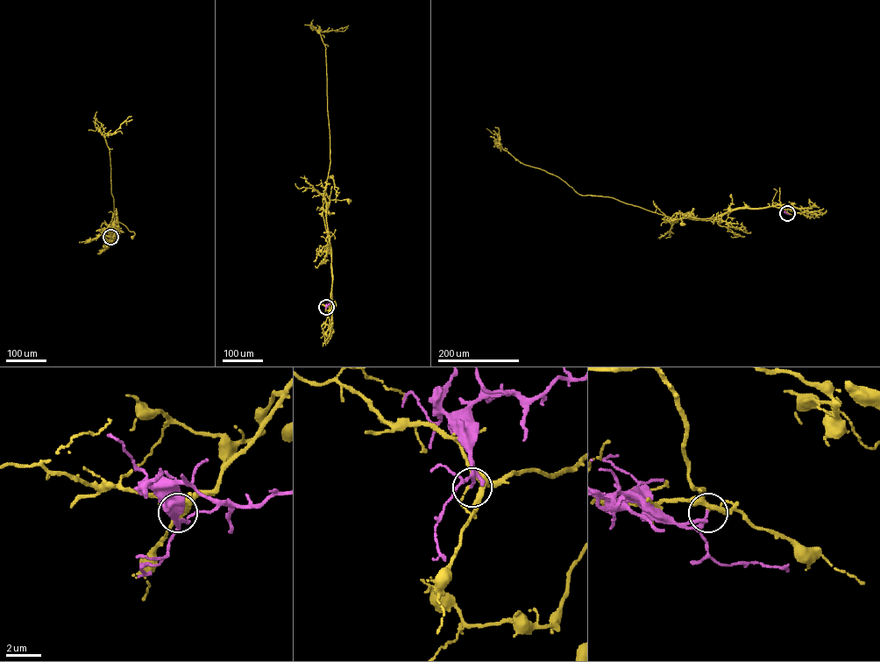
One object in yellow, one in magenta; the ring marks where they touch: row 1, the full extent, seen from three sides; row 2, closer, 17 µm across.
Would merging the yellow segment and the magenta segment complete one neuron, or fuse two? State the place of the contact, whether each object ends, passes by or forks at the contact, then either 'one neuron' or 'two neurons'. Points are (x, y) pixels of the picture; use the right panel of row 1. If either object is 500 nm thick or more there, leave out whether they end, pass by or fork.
place (787, 213); yellow ends; magenta forks; two neurons

